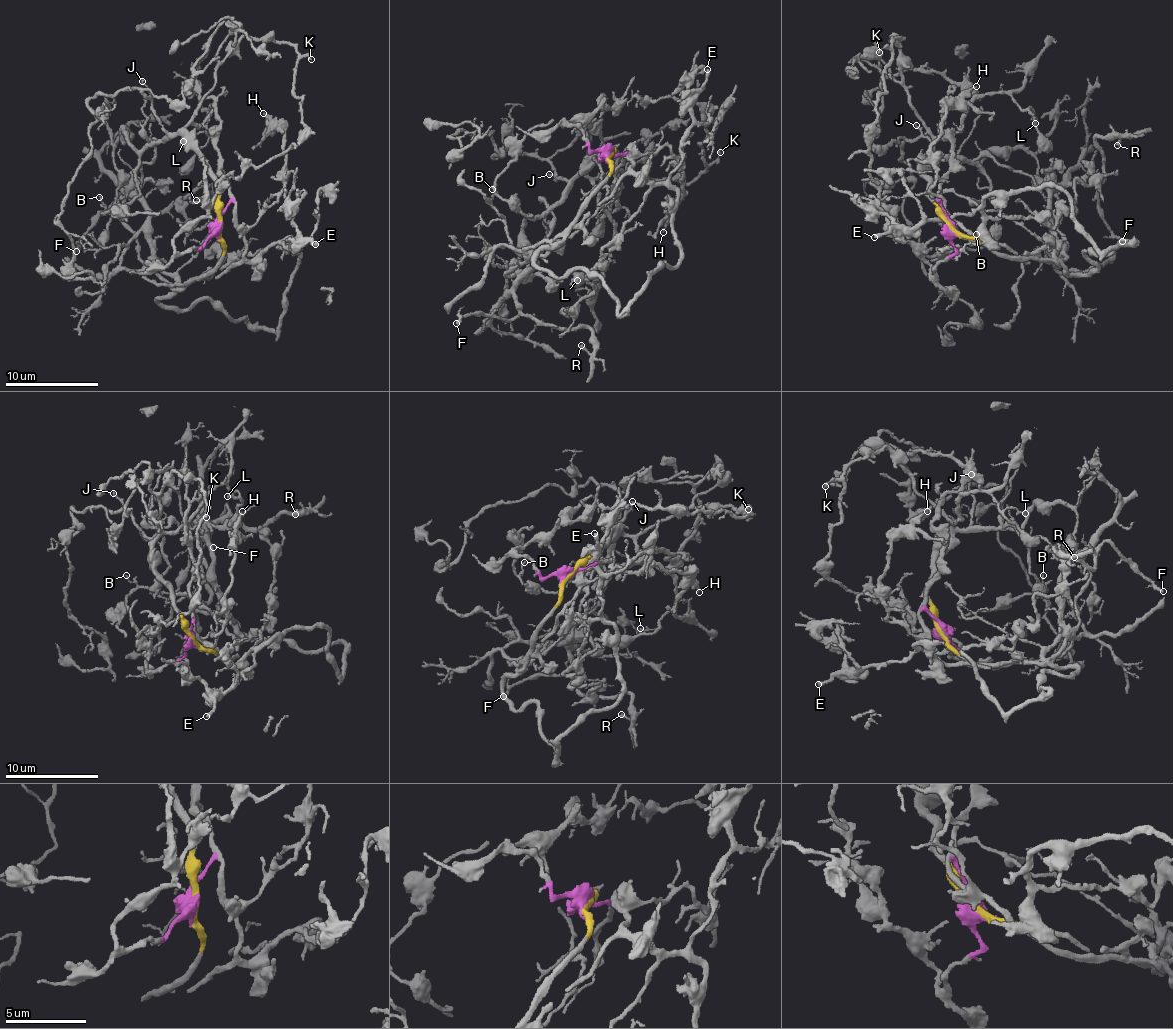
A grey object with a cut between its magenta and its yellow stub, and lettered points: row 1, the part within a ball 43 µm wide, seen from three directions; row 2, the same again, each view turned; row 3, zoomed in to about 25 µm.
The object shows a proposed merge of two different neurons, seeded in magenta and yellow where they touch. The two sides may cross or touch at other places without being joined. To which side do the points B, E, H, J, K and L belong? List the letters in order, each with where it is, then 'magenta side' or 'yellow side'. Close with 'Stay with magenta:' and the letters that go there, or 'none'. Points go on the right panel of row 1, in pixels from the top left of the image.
B: place (976, 234); yellow side
E: place (874, 237); magenta side
H: place (976, 86); magenta side
J: place (916, 125); yellow side
K: place (879, 52); yellow side
L: place (1035, 123); yellow side
Stay with magenta: E, H

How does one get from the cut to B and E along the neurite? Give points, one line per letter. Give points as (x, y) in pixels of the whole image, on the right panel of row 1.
B: (953, 228), (929, 196), (925, 168), (935, 157), (976, 166), (991, 185), (999, 231), (986, 241), (975, 234)
E: (953, 228), (948, 213), (940, 201), (937, 203), (937, 208), (974, 239), (981, 223), (978, 208), (874, 238)

